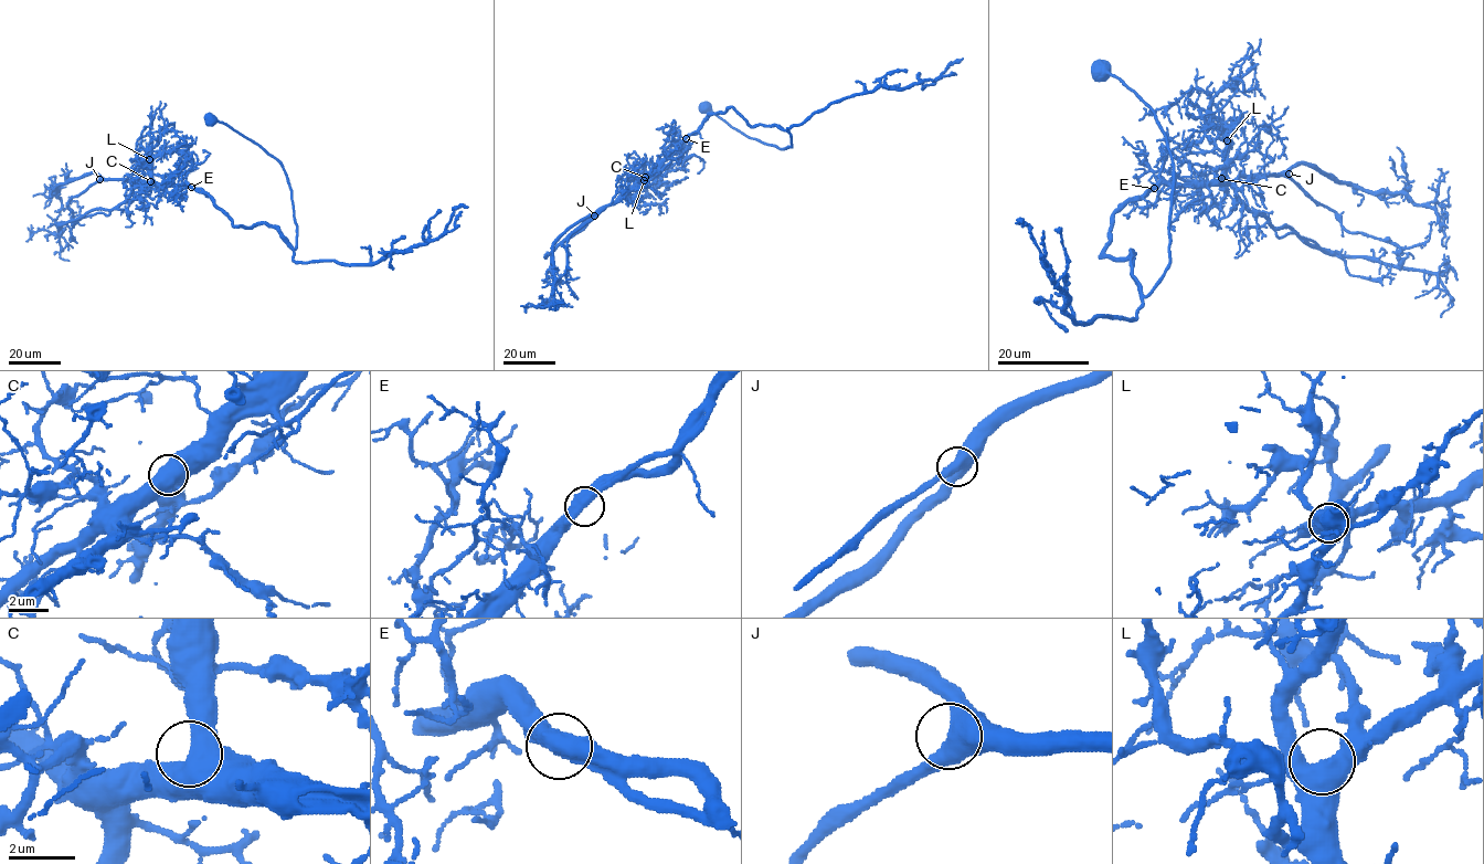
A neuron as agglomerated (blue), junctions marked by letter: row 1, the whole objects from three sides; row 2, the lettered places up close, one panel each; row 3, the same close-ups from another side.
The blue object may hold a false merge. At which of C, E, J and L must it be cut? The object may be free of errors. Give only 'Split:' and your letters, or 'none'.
Split: none

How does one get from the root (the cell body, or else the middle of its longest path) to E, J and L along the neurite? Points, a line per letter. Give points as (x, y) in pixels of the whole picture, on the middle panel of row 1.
E: (705, 106), (751, 138), (778, 148), (792, 146), (787, 130), (751, 126), (732, 107), (710, 113), (686, 138)
J: (705, 106), (751, 138), (792, 146), (778, 126), (751, 126), (732, 107), (710, 113), (594, 216)
L: (705, 106), (751, 138), (778, 148), (792, 146), (787, 130), (751, 126), (728, 107), (710, 113), (644, 180)

